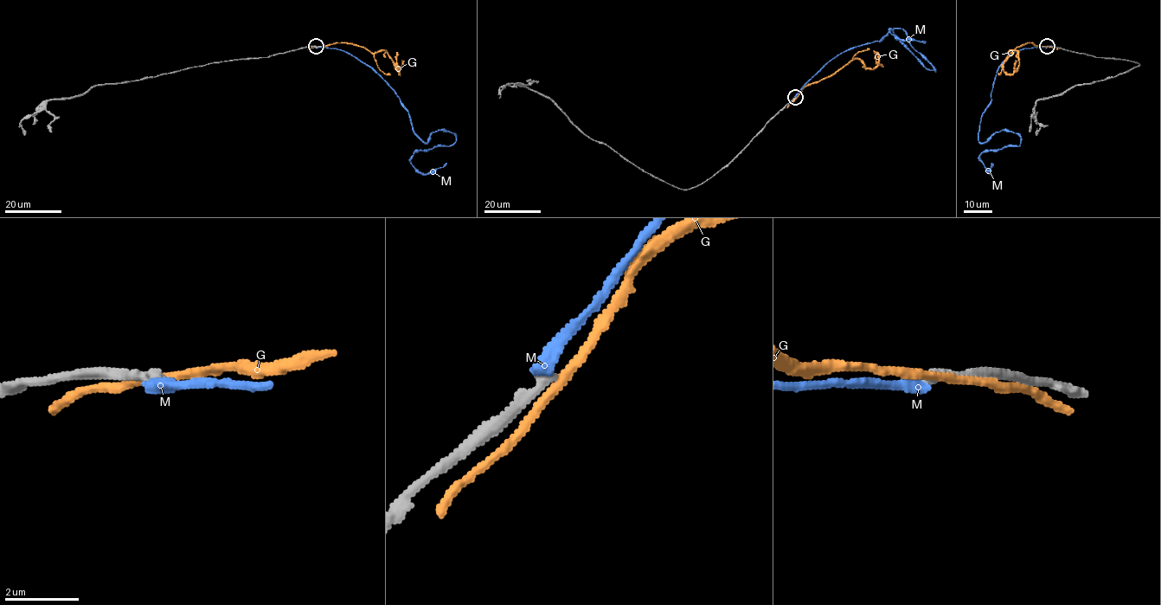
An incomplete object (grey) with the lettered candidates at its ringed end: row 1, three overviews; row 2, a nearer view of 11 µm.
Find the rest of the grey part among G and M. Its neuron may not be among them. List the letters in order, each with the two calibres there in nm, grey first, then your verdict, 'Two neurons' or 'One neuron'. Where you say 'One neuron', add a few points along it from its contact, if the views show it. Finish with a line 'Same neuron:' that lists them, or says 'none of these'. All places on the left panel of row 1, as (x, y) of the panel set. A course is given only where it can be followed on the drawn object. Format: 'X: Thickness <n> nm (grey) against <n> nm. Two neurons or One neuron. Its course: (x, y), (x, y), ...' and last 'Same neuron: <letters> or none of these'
G: Thickness 360 nm (grey) against 240 nm. Two neurons
M: Thickness 320 nm (grey) against 420 nm. Two neurons
Same neuron: none of these

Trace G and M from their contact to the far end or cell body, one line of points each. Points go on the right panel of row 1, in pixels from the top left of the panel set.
G: (1048, 47), (1026, 43), (1009, 51), (1017, 53), (1018, 66), (1007, 74), (1003, 63), (1014, 52)
M: (1046, 47), (999, 66), (978, 141), (1002, 130), (1021, 141), (985, 150), (991, 173), (991, 163)

